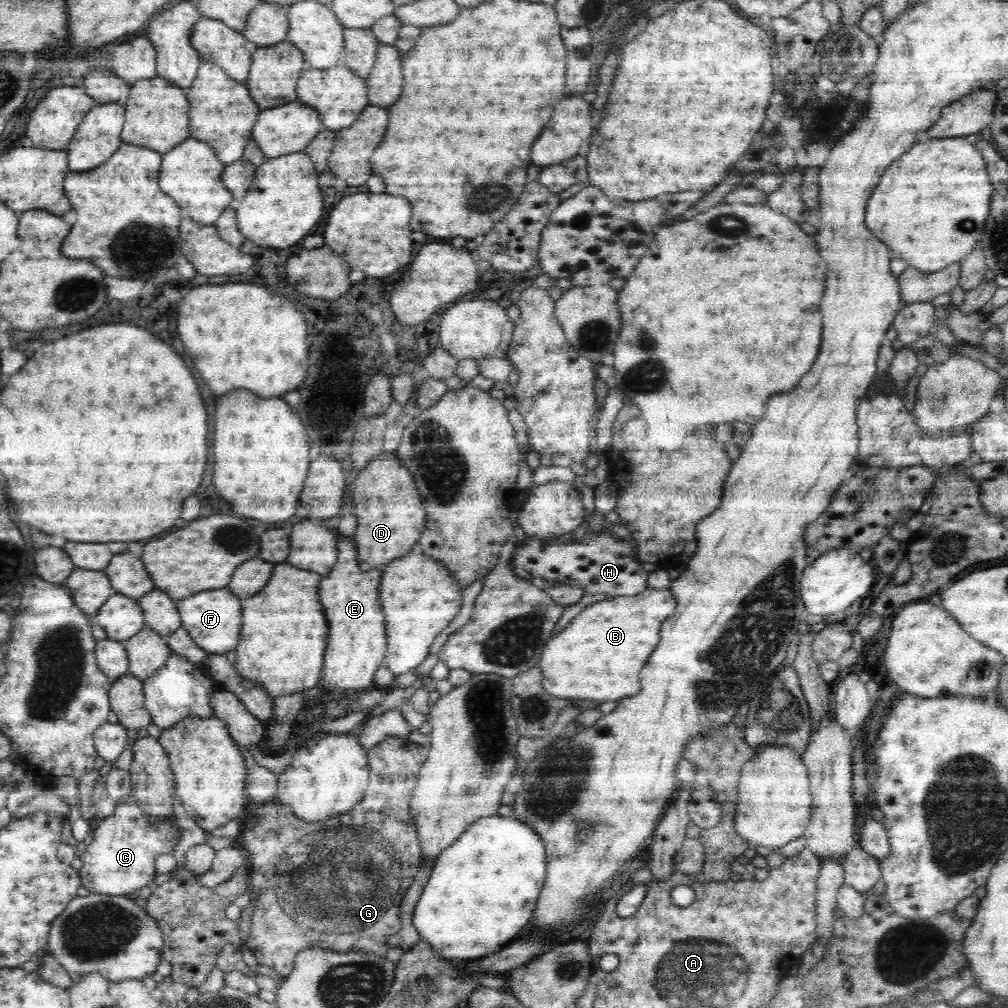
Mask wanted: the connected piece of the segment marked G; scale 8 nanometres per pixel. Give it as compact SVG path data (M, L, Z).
M390 736L384 742L380 742L373 746L368 754L369 765L369 783L364 794L364 798L346 814L334 816L332 820L328 818L319 822L304 822L300 820L292 809L285 804L278 802L263 803L260 808L253 810L249 816L245 818L244 831L241 832L238 839L242 848L247 852L249 882L250 889L254 894L258 894L258 904L252 912L250 934L247 938L247 947L254 953L260 967L268 966L274 968L280 977L286 977L294 968L296 955L308 948L325 948L326 950L334 950L336 952L360 951L364 954L372 954L384 957L388 952L388 936L399 933L402 930L402 921L400 920L400 906L402 905L404 896L418 868L423 860L421 854L420 841L417 835L416 826L410 820L410 812L408 812L408 802L410 802L413 788L416 786L417 776L423 765L427 762L429 756L429 748L412 742L409 738L400 736Z

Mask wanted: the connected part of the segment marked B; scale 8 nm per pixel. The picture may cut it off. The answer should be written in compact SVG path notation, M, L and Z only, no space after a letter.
M648 587L634 596L616 596L589 604L570 624L544 646L539 667L544 673L543 688L563 700L620 700L640 692L640 670L660 642L660 626L676 610L676 599L670 589Z

